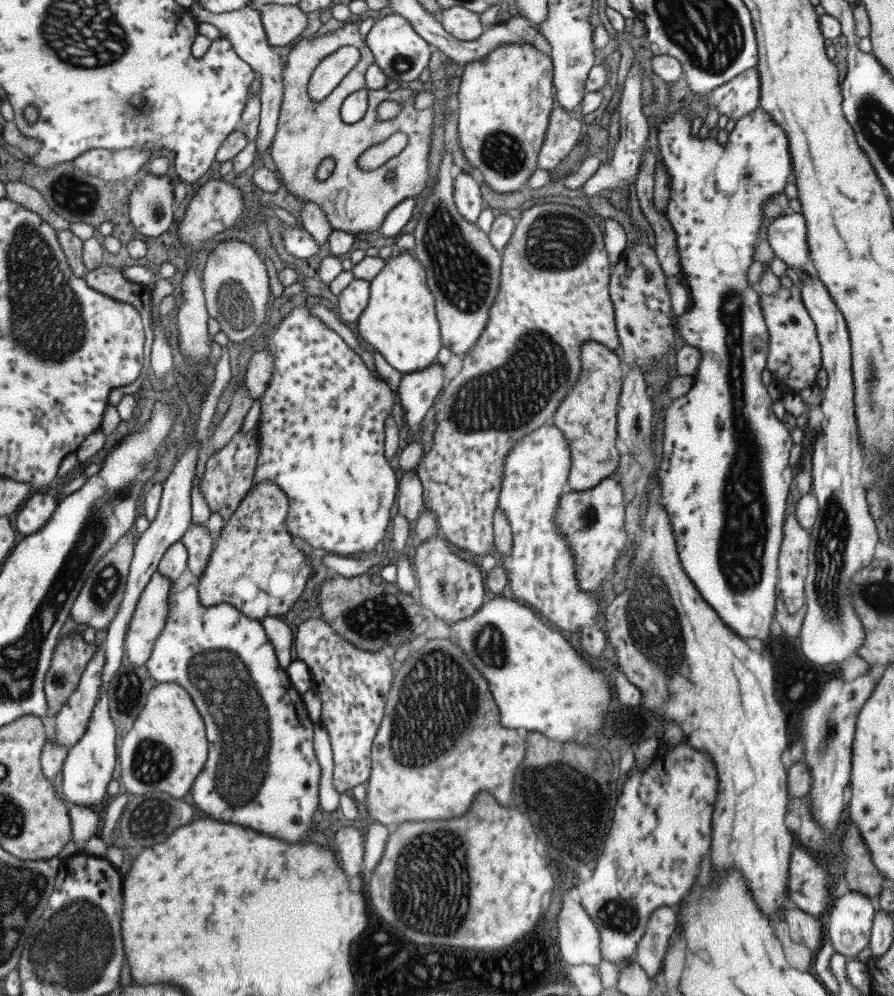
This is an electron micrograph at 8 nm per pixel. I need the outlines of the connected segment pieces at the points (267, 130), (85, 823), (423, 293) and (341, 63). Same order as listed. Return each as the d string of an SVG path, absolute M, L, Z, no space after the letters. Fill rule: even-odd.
M194 3L190 6L190 17L195 20L199 25L202 22L214 24L225 39L230 41L232 48L236 54L244 61L247 62L254 72L260 74L262 78L262 90L260 90L260 104L261 104L261 117L259 120L259 131L256 137L256 156L262 157L265 150L270 148L271 142L277 131L278 114L280 114L280 104L282 104L282 58L278 52L272 50L272 45L268 43L262 19L260 19L259 9L254 9L247 5L244 8L223 12L213 13L206 8Z
M69 805L71 820L71 840L74 840L76 848L67 854L83 854L86 851L86 842L96 834L100 820L96 811L90 806Z
M403 251L389 258L370 281L367 308L358 320L361 340L367 342L400 373L422 370L436 362L442 350L440 321L435 315L434 295L426 283L426 269L412 252Z
M342 47L328 55L310 77L308 83L310 100L322 102L360 60L360 55L356 47Z

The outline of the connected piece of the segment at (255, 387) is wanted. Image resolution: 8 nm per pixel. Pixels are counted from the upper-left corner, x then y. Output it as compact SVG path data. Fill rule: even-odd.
M266 349L255 352L247 367L242 387L248 387L252 399L259 399L266 390L274 374L274 355Z

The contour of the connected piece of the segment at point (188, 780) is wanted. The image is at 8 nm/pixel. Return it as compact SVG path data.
M177 683L156 684L146 698L140 716L136 718L132 730L127 732L117 748L120 764L120 783L124 784L127 794L136 796L148 792L166 792L170 796L182 798L191 790L194 778L200 774L208 754L208 740L204 734L204 722L190 700L190 694Z

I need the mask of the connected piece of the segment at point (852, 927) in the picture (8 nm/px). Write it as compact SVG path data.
M862 892L836 898L824 919L835 952L858 956L870 943L876 911L875 899Z

